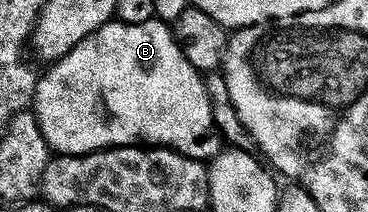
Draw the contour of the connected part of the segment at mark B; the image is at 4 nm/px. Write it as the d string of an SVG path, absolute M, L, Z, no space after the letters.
M155 20L142 26L129 26L112 21L76 44L68 56L59 58L47 70L50 71L39 79L32 110L38 115L44 138L55 155L80 156L137 146L174 150L197 162L209 163L224 149L222 133L214 126L206 79L195 66L188 64L173 29L165 22Z

